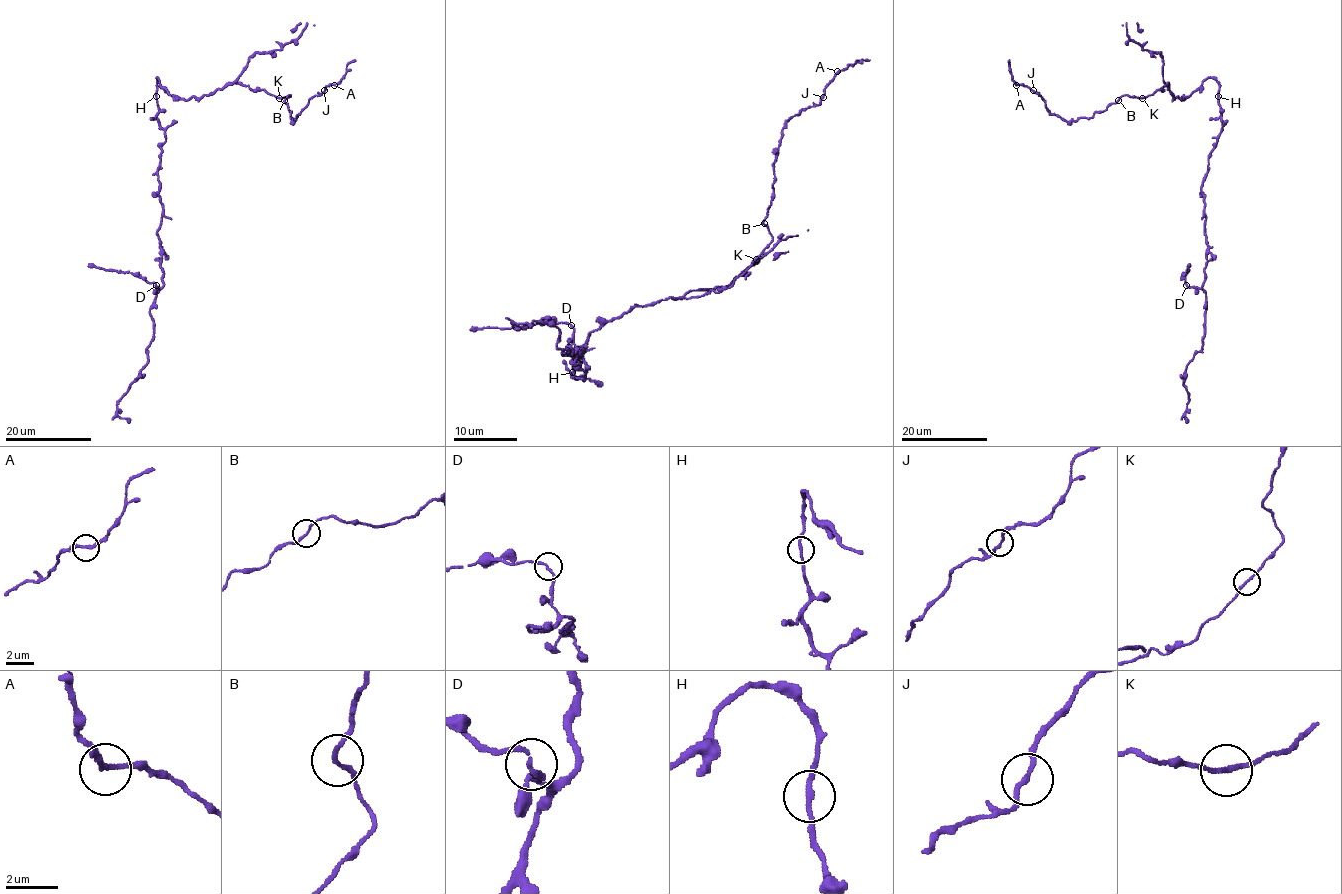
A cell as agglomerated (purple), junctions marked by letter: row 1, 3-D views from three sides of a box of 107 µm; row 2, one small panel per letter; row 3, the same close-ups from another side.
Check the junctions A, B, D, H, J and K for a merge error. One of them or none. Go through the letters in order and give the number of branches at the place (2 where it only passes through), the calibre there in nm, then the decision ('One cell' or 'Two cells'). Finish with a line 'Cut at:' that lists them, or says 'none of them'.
A: Branches: 2. Thickness 180 nm. One cell
B: Branches: 2. Thickness 160 nm. One cell
D: Branches: 2. Thickness 160 nm. One cell
H: Branches: 2. Thickness 190 nm. One cell
J: Branches: 2. Thickness 180 nm. One cell
K: Branches: 2. Thickness 180 nm. One cell
Cut at: none of them

